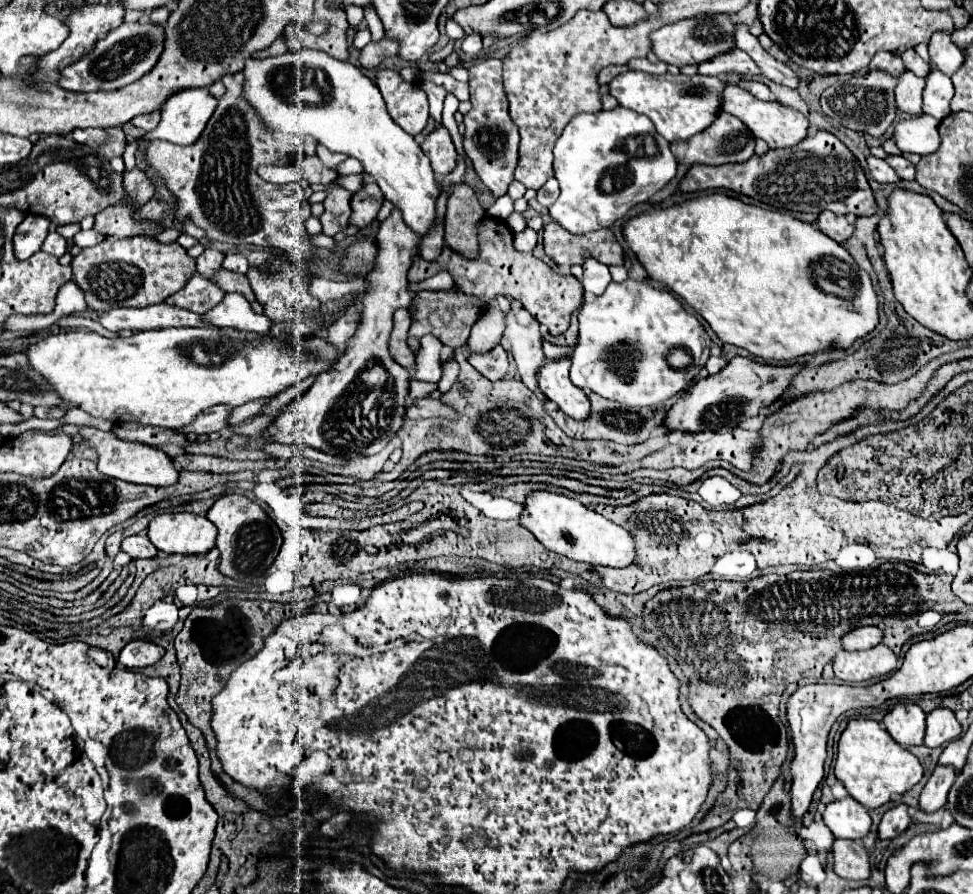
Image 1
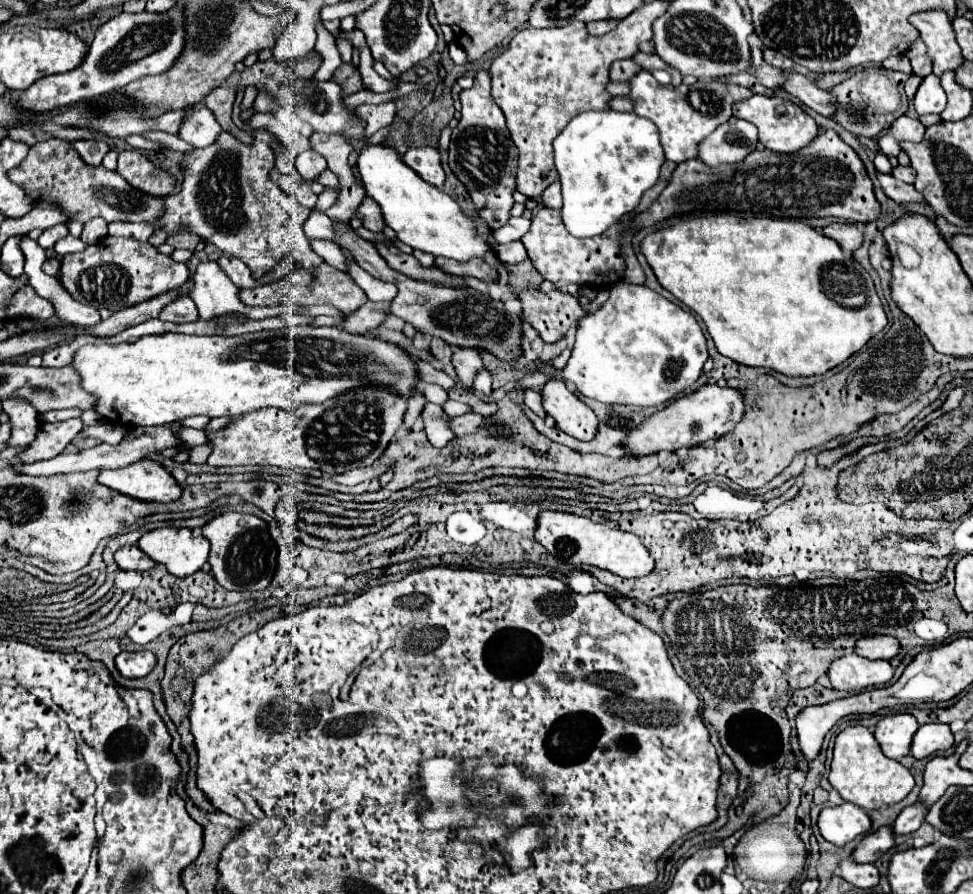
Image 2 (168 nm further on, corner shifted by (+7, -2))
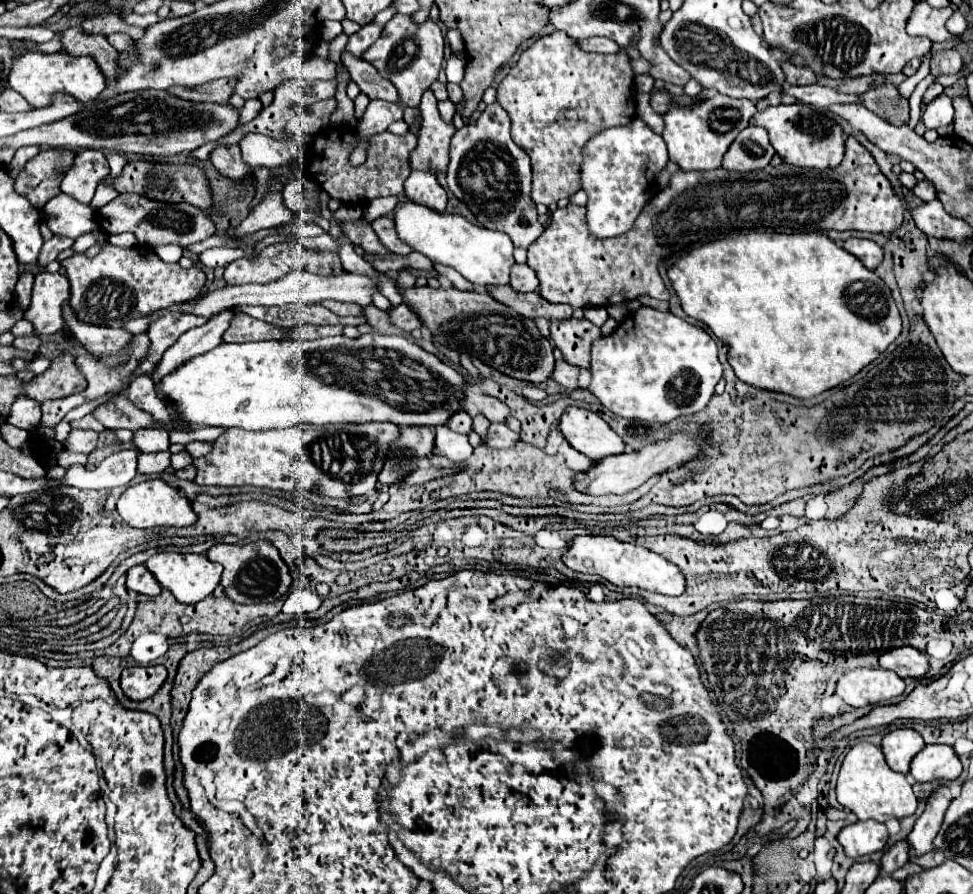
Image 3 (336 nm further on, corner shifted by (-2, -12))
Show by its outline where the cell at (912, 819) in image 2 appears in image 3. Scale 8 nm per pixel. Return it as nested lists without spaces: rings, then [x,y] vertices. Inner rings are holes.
[[[899,840],[895,842],[887,852],[885,856],[881,858],[881,868],[887,870],[887,872],[893,872],[897,868],[901,868],[907,860],[909,860],[909,842],[907,840]]]

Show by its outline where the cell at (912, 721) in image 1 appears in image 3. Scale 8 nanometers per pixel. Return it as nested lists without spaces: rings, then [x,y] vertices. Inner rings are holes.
[[[899,728],[899,730],[887,732],[881,742],[887,764],[895,772],[901,772],[901,774],[909,772],[911,760],[915,758],[915,754],[919,750],[923,750],[923,746],[925,746],[925,742],[923,742],[921,734],[911,728]]]

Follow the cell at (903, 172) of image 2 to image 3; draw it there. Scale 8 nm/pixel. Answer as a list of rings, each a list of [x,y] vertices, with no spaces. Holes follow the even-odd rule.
[[[923,180],[923,182],[917,182],[917,184],[915,184],[913,194],[915,194],[917,198],[921,198],[921,200],[929,202],[929,200],[933,200],[933,198],[935,198],[935,188],[933,188],[933,184],[931,184],[931,182]]]

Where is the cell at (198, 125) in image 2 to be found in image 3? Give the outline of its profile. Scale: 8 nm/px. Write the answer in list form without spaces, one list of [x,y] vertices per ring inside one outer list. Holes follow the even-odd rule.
[[[219,144],[213,152],[211,152],[211,158],[213,166],[233,178],[233,180],[239,180],[239,178],[245,178],[247,174],[251,174],[251,168],[241,160],[241,150],[237,144],[231,144],[231,146],[225,146],[225,144]]]

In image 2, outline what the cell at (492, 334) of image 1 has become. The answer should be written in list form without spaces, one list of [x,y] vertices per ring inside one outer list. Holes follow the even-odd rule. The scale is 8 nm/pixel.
[[[456,348],[454,356],[452,356],[452,364],[456,368],[456,374],[458,374],[458,380],[462,382],[460,386],[466,390],[466,392],[472,392],[472,382],[476,378],[476,372],[480,372],[480,368],[484,368],[482,364],[482,358],[478,356],[478,350],[472,350],[472,348]]]

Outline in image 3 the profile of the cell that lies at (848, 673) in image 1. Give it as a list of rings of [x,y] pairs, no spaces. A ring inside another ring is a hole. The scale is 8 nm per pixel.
[[[855,668],[845,672],[835,694],[847,702],[851,708],[861,708],[867,704],[883,704],[899,698],[905,692],[905,682],[893,670],[885,668]]]

